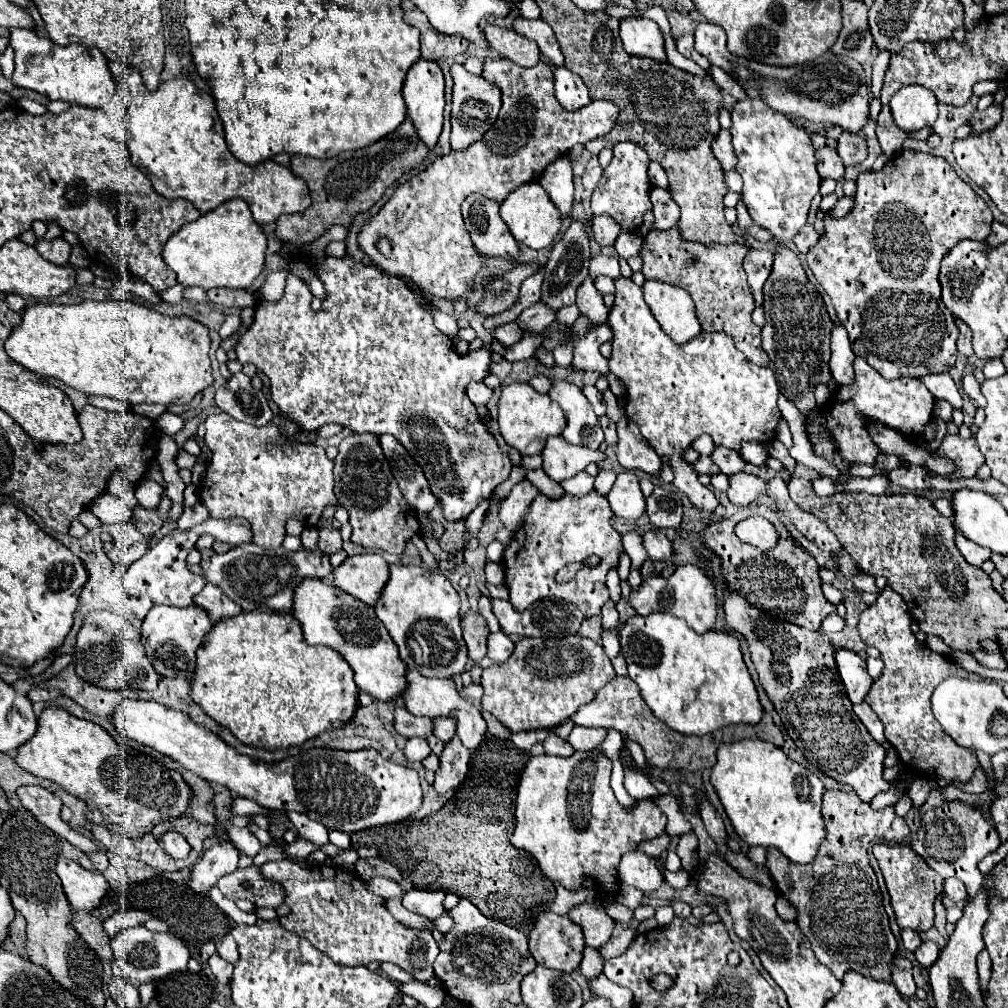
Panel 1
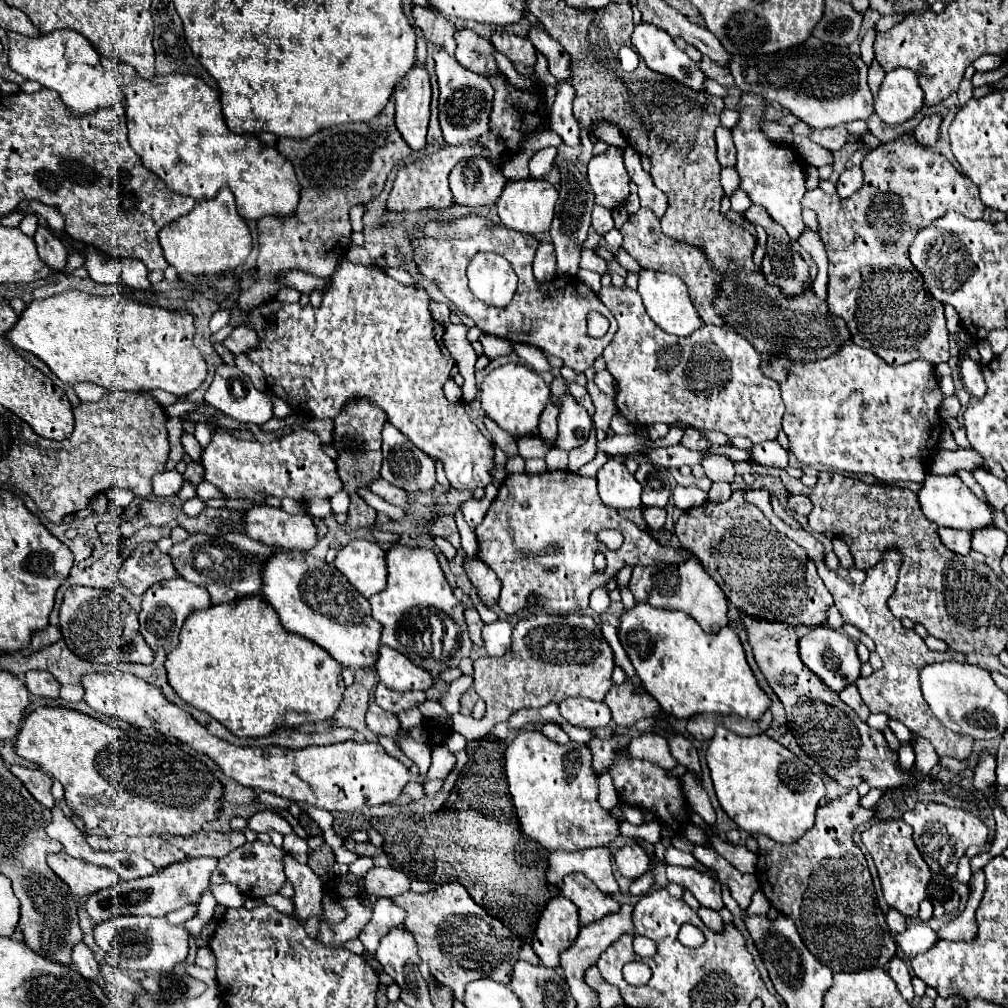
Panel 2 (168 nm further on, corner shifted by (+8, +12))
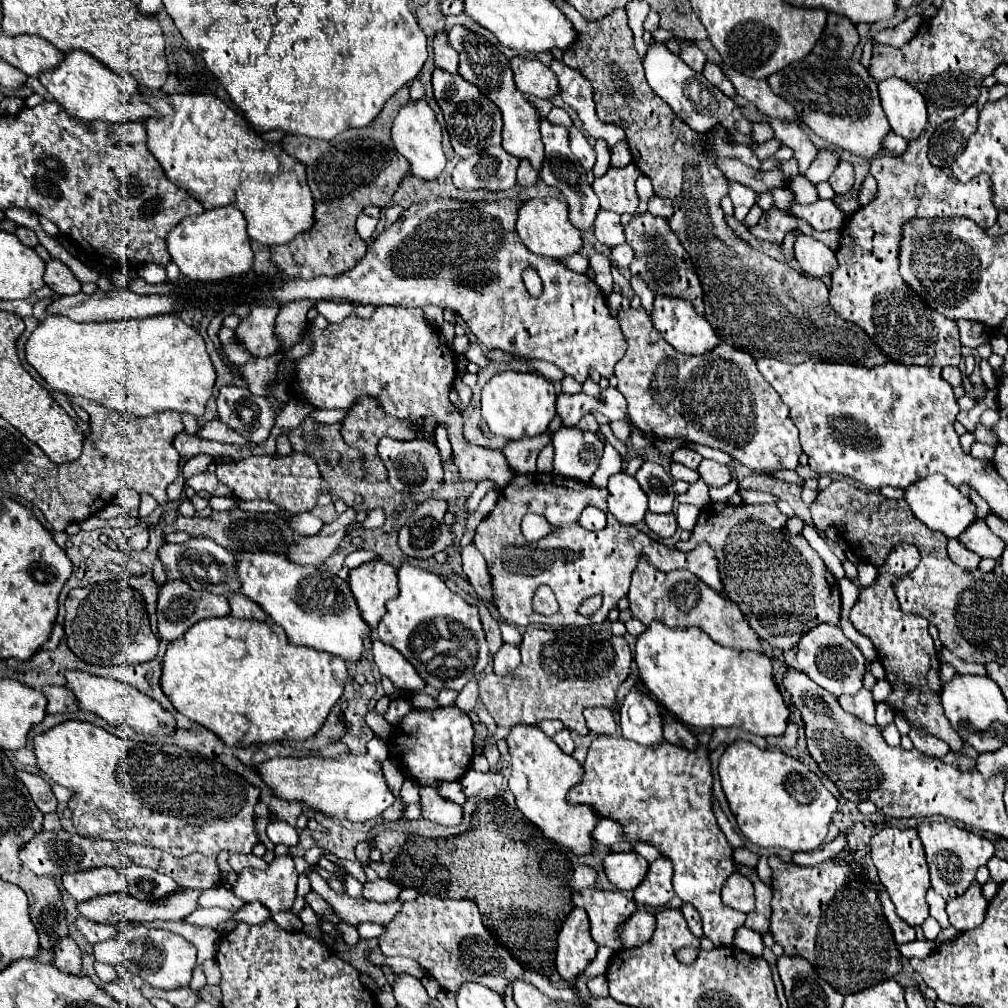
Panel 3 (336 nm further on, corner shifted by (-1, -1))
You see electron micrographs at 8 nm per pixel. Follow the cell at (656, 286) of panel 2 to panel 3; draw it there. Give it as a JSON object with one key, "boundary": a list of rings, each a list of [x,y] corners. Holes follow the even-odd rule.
{"boundary":[[[655,294],[655,302],[653,302],[653,312],[651,312],[651,320],[653,326],[659,330],[659,334],[679,352],[683,354],[693,354],[699,356],[703,352],[713,350],[719,344],[719,338],[715,334],[715,330],[711,328],[711,324],[699,316],[693,308],[693,304],[689,300],[683,298],[675,298],[675,296],[667,296],[667,294]]]}

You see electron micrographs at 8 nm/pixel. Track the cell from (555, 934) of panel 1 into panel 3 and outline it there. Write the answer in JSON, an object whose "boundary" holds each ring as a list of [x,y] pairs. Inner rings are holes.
{"boundary":[[[573,908],[561,926],[555,950],[555,968],[559,976],[573,982],[595,958],[597,944],[589,934],[589,918],[583,908]]]}

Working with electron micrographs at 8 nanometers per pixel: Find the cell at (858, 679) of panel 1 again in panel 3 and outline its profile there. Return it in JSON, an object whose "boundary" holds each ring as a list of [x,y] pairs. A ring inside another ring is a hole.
{"boundary":[[[815,626],[811,634],[805,634],[797,646],[797,664],[799,670],[805,672],[813,682],[835,696],[843,694],[857,694],[863,688],[863,674],[865,674],[865,658],[859,648],[847,640],[839,626]]]}

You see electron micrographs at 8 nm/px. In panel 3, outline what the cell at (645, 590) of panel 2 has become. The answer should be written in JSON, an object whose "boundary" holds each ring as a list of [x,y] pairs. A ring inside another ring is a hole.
{"boundary":[[[643,558],[633,572],[627,598],[629,598],[629,610],[633,612],[633,618],[641,620],[645,626],[649,626],[653,620],[659,620],[671,628],[697,626],[703,632],[707,632],[713,642],[721,646],[761,652],[761,644],[755,630],[751,630],[747,618],[743,618],[735,602],[723,598],[719,592],[709,588],[703,580],[699,580],[689,570],[675,570],[671,574],[663,574]]]}

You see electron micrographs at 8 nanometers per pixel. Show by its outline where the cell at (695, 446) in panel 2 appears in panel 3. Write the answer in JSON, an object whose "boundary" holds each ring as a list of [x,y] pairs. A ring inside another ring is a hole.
{"boundary":[[[681,448],[681,450],[677,450],[677,452],[673,452],[673,456],[671,456],[675,462],[681,462],[681,464],[685,464],[685,466],[689,466],[689,468],[697,468],[699,466],[699,462],[703,460],[701,458],[701,454],[697,454],[695,450],[689,450],[689,448]]]}

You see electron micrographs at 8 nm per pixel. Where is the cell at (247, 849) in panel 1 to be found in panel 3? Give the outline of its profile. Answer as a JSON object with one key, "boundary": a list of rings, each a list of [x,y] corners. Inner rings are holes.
{"boundary":[[[275,820],[267,826],[267,836],[273,844],[285,844],[285,846],[295,846],[295,838],[297,838],[297,830],[293,826],[289,826],[287,822]]]}

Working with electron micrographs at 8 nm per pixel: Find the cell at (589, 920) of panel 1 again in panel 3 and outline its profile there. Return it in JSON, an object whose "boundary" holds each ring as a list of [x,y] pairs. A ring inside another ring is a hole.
{"boundary":[[[599,886],[573,892],[573,902],[589,914],[591,936],[597,946],[619,950],[615,928],[637,910],[635,902],[625,898],[621,892],[603,890]]]}

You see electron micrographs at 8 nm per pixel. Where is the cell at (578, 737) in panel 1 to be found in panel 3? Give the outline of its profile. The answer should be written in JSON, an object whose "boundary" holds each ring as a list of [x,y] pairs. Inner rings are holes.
{"boundary":[[[587,708],[585,722],[587,722],[589,732],[593,734],[615,734],[617,732],[617,724],[609,708]]]}

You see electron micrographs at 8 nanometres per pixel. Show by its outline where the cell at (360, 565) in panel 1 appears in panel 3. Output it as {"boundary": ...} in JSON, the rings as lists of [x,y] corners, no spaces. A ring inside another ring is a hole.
{"boundary":[[[371,560],[349,570],[349,586],[363,610],[363,618],[371,628],[377,628],[387,602],[397,598],[397,570],[383,560]]]}

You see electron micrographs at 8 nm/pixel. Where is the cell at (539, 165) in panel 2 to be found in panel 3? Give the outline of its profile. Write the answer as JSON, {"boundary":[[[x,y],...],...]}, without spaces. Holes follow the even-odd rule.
{"boundary":[[[453,26],[449,30],[449,42],[459,52],[459,74],[467,82],[475,84],[483,94],[487,94],[487,98],[491,98],[499,106],[503,114],[503,148],[509,154],[515,154],[517,158],[527,158],[531,166],[535,168],[535,172],[541,174],[545,152],[543,152],[543,142],[539,134],[539,114],[517,90],[513,80],[513,70],[505,54],[501,54],[489,40],[485,40],[483,36],[463,26]]]}

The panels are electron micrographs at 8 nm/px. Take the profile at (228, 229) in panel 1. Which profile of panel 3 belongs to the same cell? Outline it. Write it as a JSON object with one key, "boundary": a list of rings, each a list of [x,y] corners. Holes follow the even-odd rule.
{"boundary":[[[233,206],[183,218],[183,222],[179,222],[167,234],[167,250],[181,274],[195,282],[221,282],[227,278],[239,278],[253,268],[253,252],[251,240],[245,232],[245,216]]]}

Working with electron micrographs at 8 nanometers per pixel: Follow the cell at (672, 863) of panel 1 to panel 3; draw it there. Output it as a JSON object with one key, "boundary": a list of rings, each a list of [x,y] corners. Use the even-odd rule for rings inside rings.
{"boundary":[[[595,736],[583,764],[585,780],[571,790],[569,802],[589,804],[601,816],[619,822],[629,842],[643,840],[659,848],[659,852],[673,862],[673,868],[675,868],[673,888],[677,896],[699,910],[705,936],[715,946],[731,946],[735,930],[743,926],[747,916],[721,902],[721,888],[725,880],[729,878],[729,874],[733,874],[735,860],[731,856],[733,848],[727,844],[725,834],[719,830],[717,820],[713,816],[713,776],[707,754],[709,752],[705,746],[699,746],[695,752],[689,752],[685,748],[671,746],[669,742],[663,742],[657,748],[649,748],[619,736]]]}

